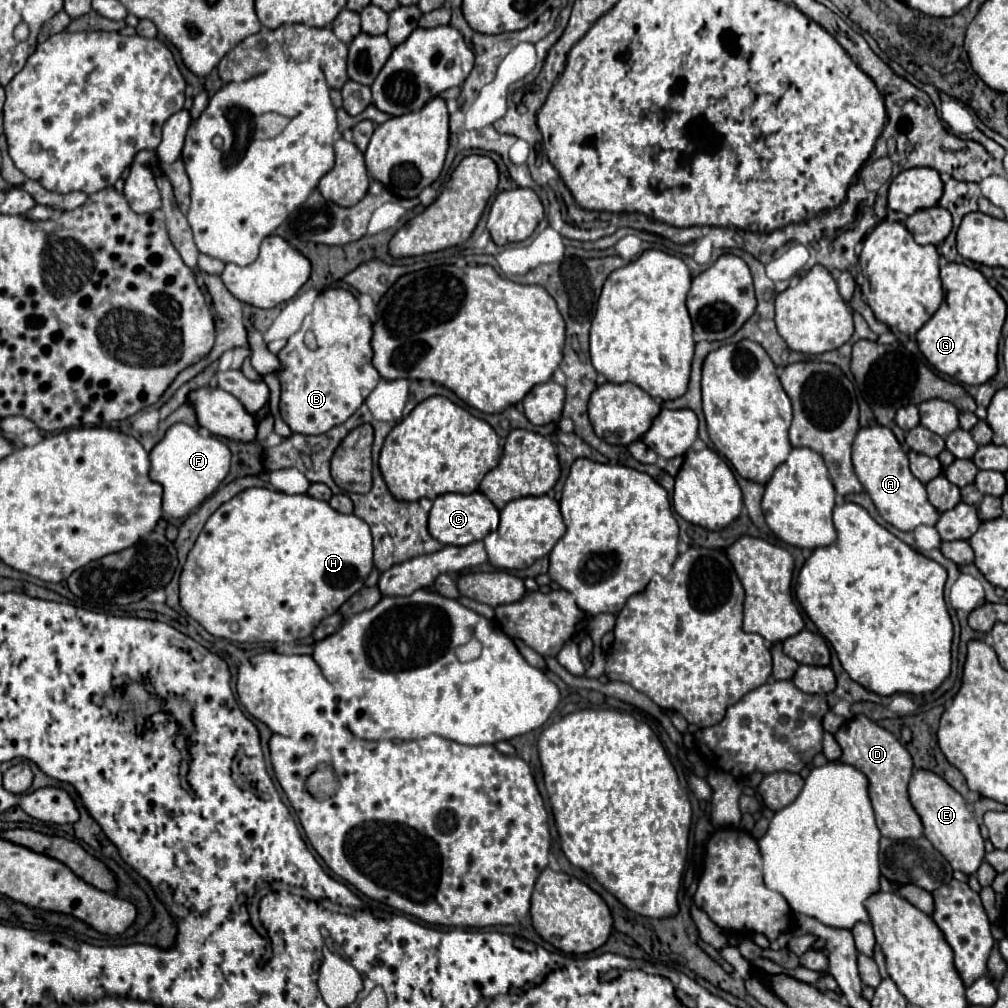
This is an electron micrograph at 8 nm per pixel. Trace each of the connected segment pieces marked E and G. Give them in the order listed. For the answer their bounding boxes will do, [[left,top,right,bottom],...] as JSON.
[[908,770,986,876],[918,264,1006,384]]

